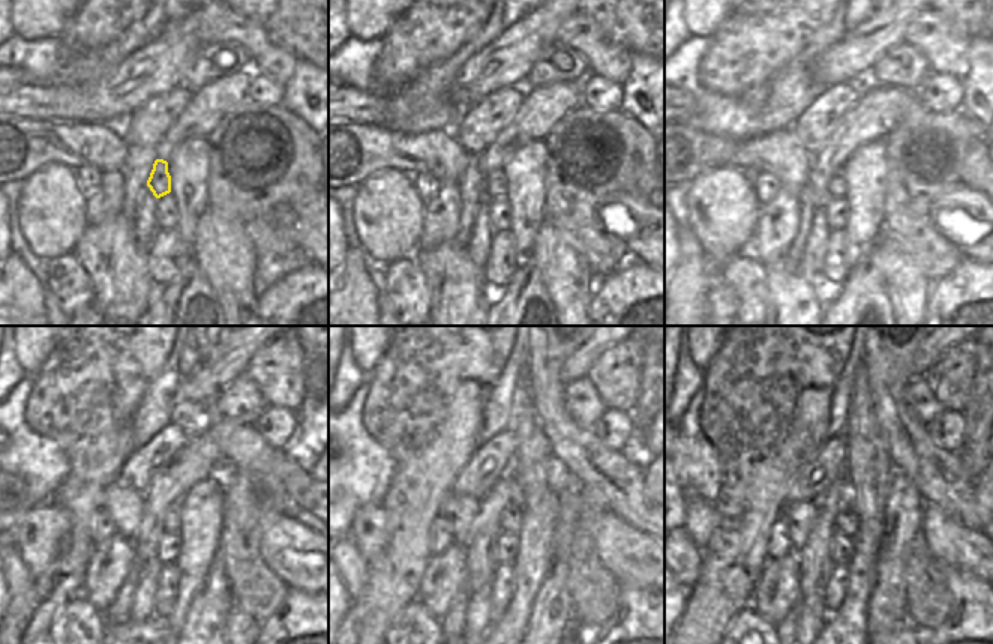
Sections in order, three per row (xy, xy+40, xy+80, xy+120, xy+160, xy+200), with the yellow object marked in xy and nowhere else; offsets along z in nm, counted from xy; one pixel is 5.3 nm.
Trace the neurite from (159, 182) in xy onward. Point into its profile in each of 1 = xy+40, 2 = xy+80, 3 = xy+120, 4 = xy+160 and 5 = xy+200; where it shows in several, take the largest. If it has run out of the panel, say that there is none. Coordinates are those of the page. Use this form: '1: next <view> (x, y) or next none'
1: next xy+40 (495, 183)
2: next xy+80 (837, 183)
3: next xy+120 (171, 520)
4: next xy+160 (510, 521)
5: next xy+200 (846, 521)

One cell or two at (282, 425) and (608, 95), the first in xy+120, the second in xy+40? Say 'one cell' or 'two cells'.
one cell

